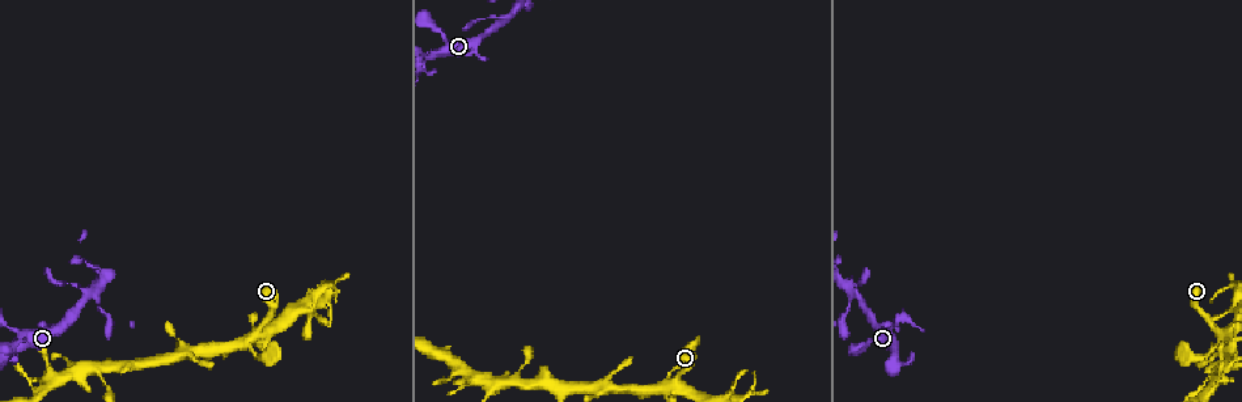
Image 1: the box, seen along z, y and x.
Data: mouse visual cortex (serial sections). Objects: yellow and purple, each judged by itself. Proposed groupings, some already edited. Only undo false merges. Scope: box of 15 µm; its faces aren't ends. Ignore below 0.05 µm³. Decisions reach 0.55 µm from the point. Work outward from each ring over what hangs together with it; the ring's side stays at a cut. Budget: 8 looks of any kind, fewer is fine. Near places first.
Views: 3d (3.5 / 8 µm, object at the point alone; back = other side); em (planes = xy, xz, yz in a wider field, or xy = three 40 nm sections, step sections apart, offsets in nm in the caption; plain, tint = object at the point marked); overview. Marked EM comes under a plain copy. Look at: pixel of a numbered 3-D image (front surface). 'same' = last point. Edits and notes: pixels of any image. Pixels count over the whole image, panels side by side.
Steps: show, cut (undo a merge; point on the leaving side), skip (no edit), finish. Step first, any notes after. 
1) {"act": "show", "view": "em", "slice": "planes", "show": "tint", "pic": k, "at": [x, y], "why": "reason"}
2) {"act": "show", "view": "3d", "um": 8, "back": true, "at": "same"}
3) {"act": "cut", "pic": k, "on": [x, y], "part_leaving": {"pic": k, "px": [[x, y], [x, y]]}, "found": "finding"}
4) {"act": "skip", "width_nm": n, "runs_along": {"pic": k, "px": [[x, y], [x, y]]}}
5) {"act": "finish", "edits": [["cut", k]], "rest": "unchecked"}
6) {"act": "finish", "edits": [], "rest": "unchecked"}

{"act": "show", "view": "3d", "um": 3.5, "pic": 1, "at": [852, 293], "why": "side arm on a straight run"}

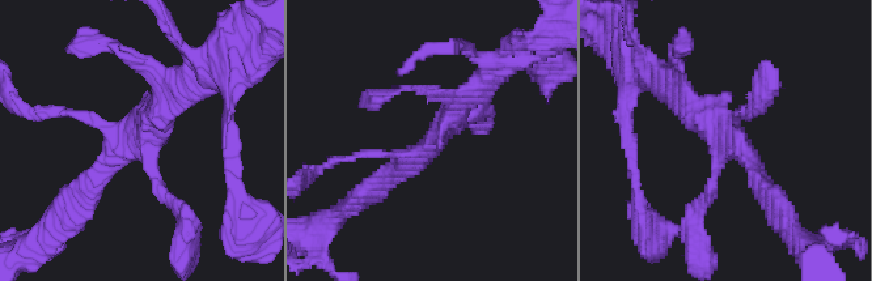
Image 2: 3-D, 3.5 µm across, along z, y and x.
{"act": "show", "view": "em", "slice": "xy", "step": 3, "show": "tint", "pic": 2, "at": [730, 141]}

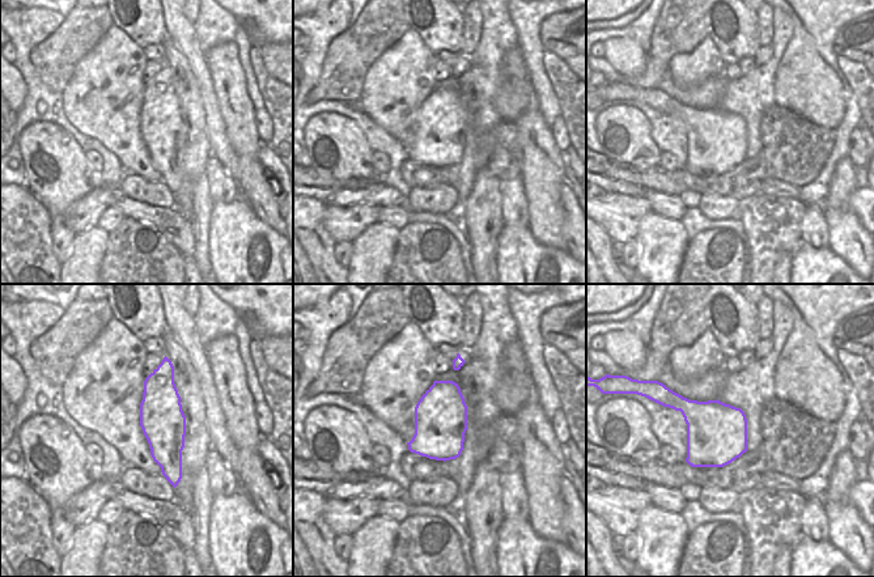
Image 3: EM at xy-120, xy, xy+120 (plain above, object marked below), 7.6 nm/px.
{"act": "skip", "runs_along": {"pic": 3, "px": [[165, 367], [166, 453], [174, 482]]}, "found": "one cell here"}

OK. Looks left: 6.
{"act": "show", "view": "3d", "um": 8, "pic": 1, "at": [891, 328], "why": "three-way junction"}

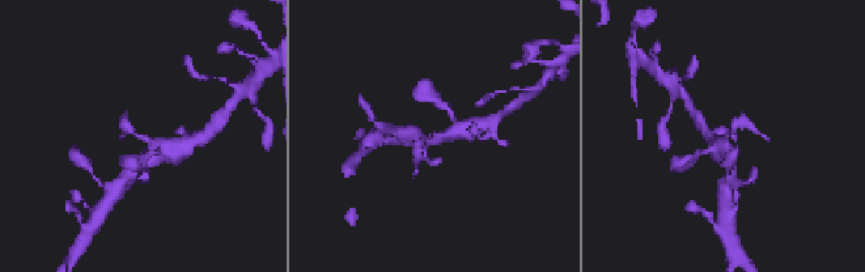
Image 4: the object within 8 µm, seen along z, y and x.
{"act": "show", "view": "3d", "um": 3.5, "pic": 4, "at": [144, 137]}

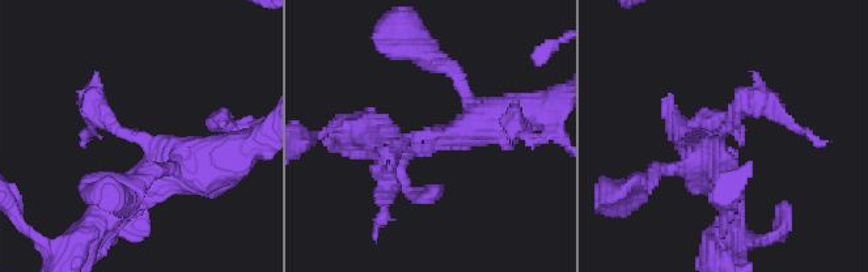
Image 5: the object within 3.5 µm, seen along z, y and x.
{"act": "show", "view": "em", "slice": "xy", "step": 5, "show": "tint", "pic": 5, "at": [722, 133], "arms": 3, "arm_widths_nm": [250, 300, 450]}

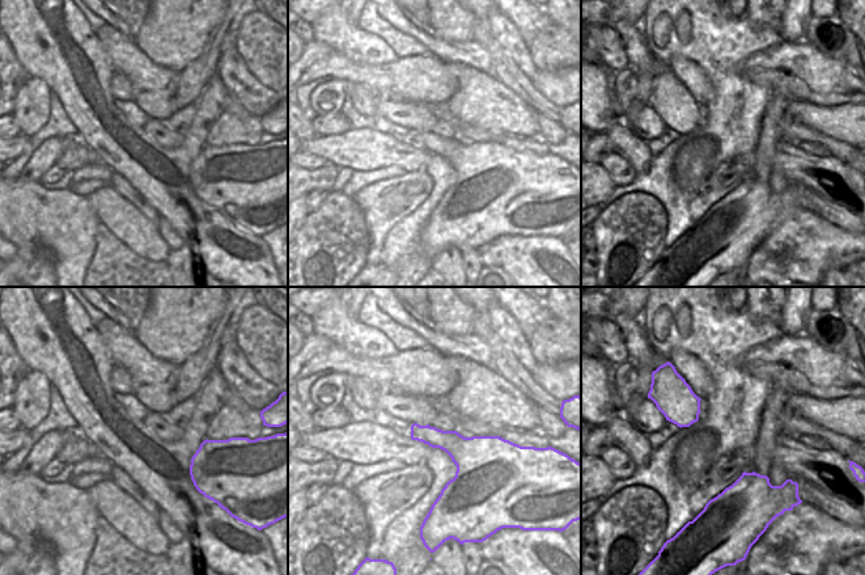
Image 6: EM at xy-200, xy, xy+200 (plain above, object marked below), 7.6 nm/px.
{"act": "skip", "found": "continuous, no second cell"}

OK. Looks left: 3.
{"act": "show", "view": "3d", "um": 3.5, "pic": 1, "at": [672, 387], "why": "small branch off a trunk"}

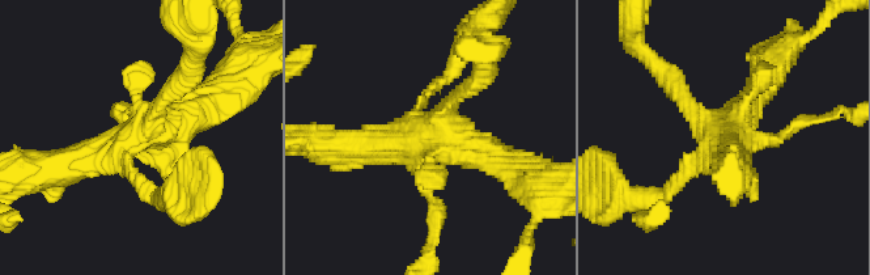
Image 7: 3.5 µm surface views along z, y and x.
{"act": "show", "view": "em", "slice": "xy", "step": 1, "show": "tint", "pic": 7, "at": [717, 131], "why": "now the EM"}

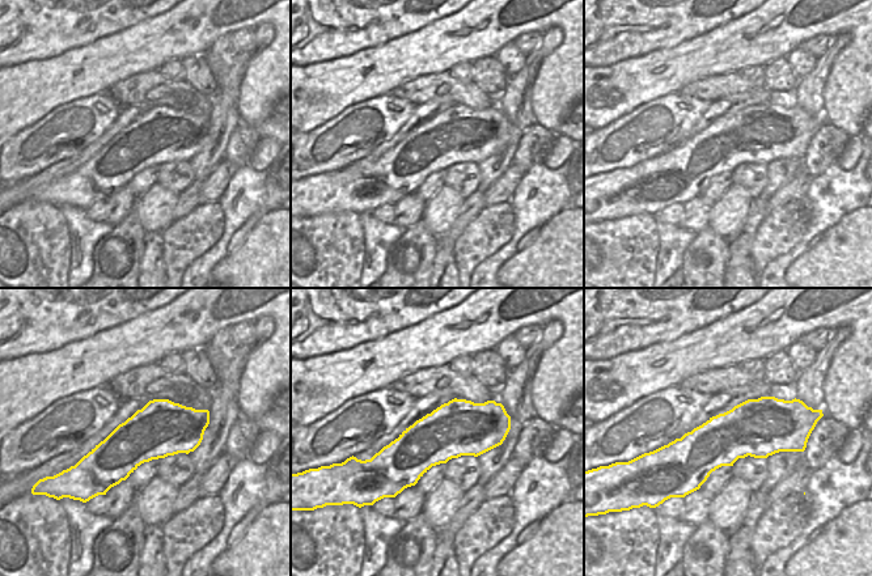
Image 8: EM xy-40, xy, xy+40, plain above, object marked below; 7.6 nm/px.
{"act": "show", "view": "em", "slice": "xy", "step": 2, "show": "tint", "at": "same"}

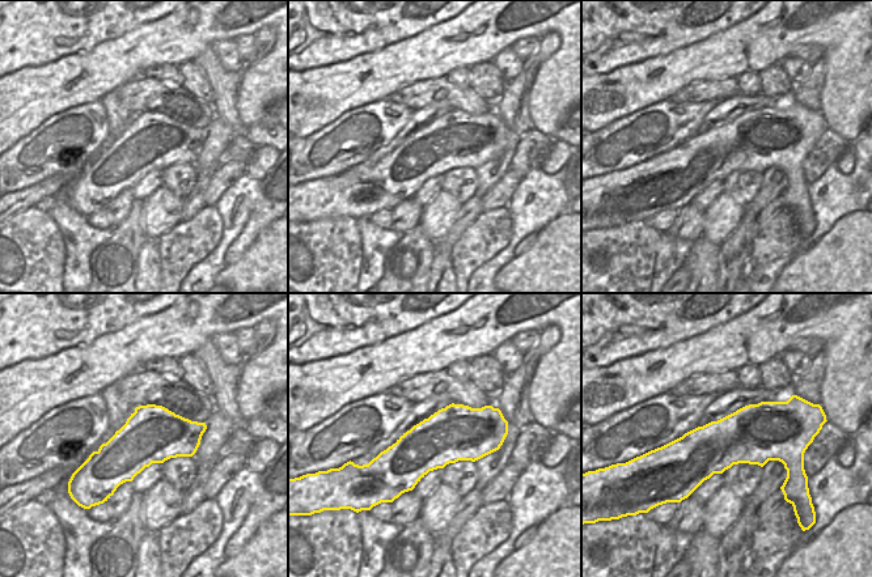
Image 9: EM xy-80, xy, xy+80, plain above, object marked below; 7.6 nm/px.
{"act": "skip", "found": "all the same cell"}

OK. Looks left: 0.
{"act": "finish", "edits": [], "rest": "unchecked"}

